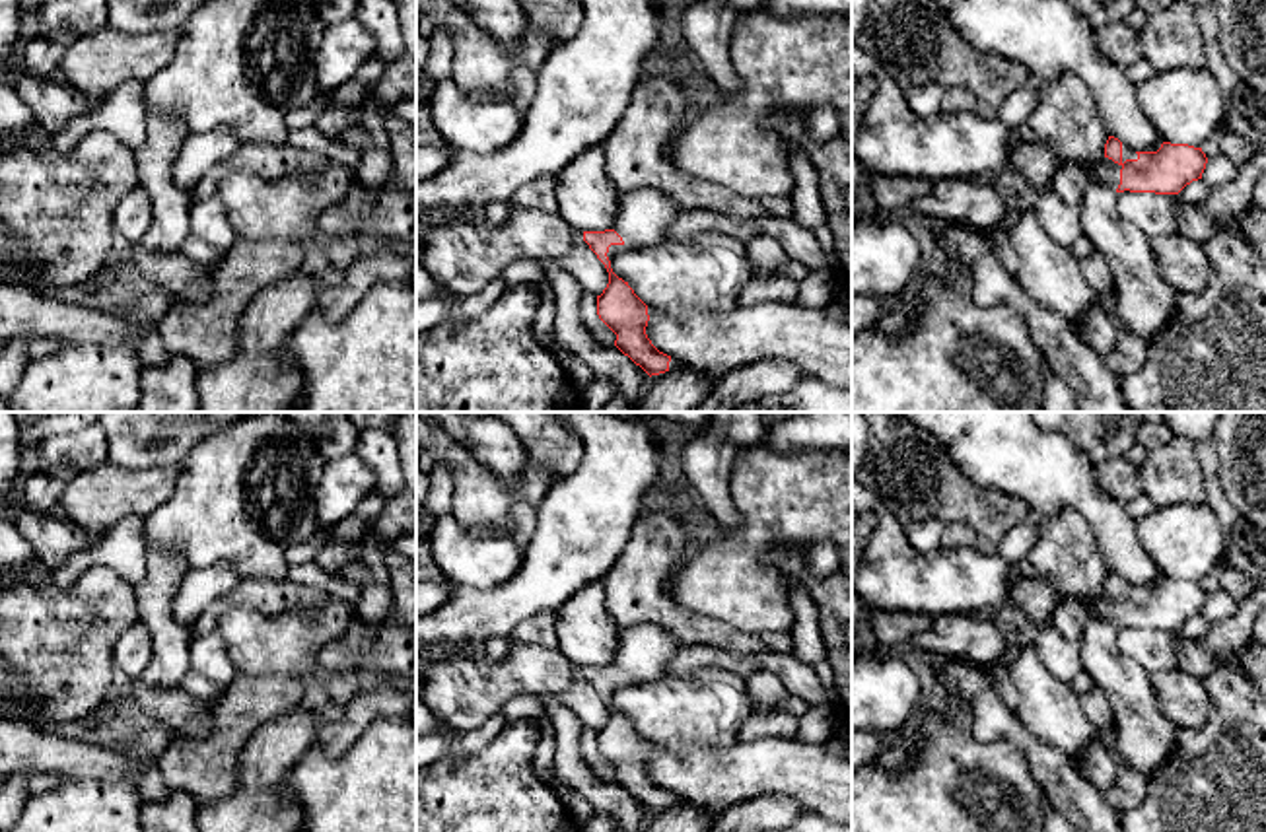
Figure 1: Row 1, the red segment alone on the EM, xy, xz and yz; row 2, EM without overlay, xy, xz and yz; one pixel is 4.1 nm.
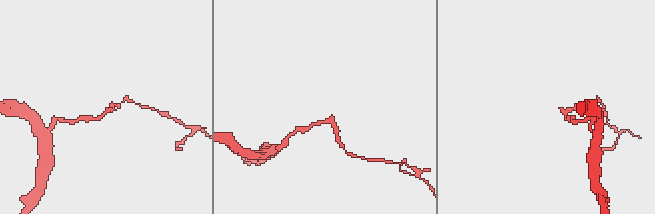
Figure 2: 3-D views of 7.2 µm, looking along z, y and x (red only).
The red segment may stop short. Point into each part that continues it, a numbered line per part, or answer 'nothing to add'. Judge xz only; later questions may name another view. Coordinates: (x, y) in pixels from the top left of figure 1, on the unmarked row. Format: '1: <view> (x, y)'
1: xz (644, 652)

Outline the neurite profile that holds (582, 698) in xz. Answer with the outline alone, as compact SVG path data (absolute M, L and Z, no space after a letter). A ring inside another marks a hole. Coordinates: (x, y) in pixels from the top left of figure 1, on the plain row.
M572 665L572 686L558 696L558 702L570 708L583 727L601 731L609 719L609 708L597 690L583 676L583 667Z

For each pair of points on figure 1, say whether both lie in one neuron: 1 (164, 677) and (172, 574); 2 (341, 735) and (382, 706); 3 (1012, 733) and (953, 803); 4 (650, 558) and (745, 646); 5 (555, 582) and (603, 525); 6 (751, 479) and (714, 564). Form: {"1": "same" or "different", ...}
{"1": "same", "2": "same", "3": "different", "4": "same", "5": "same", "6": "same"}

